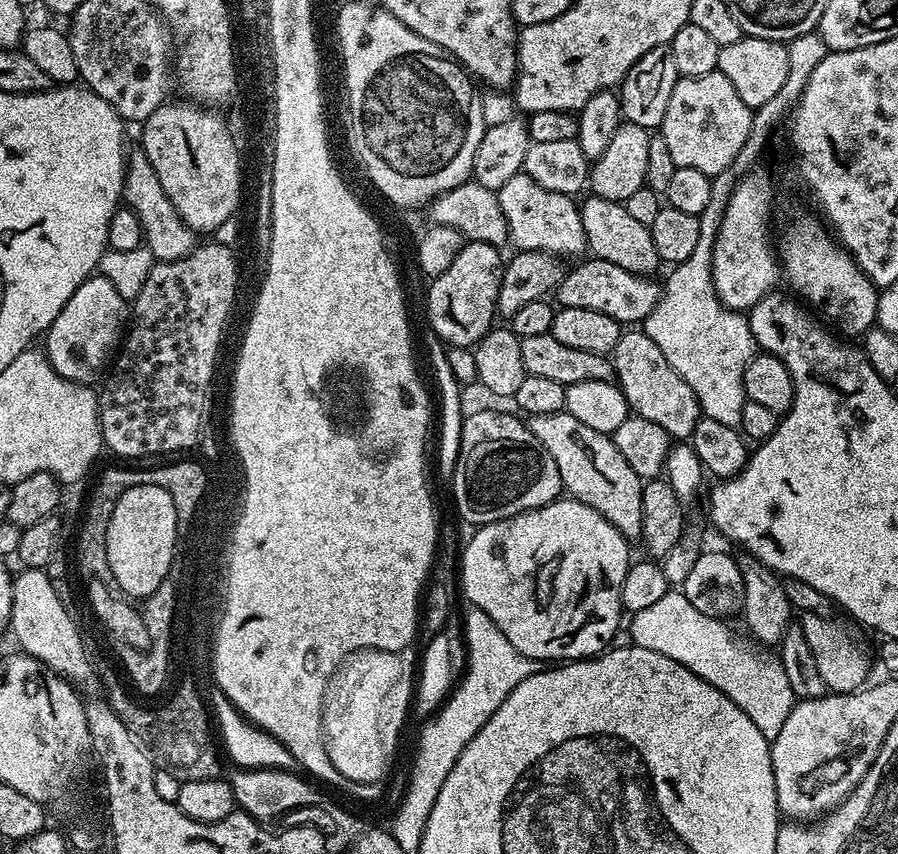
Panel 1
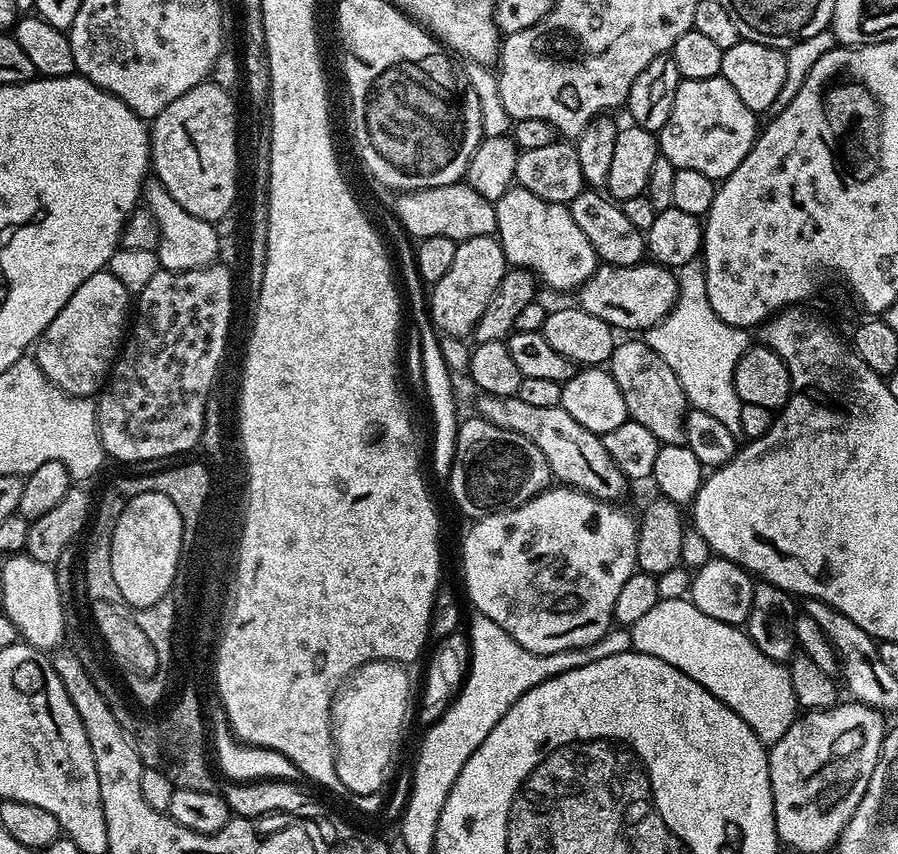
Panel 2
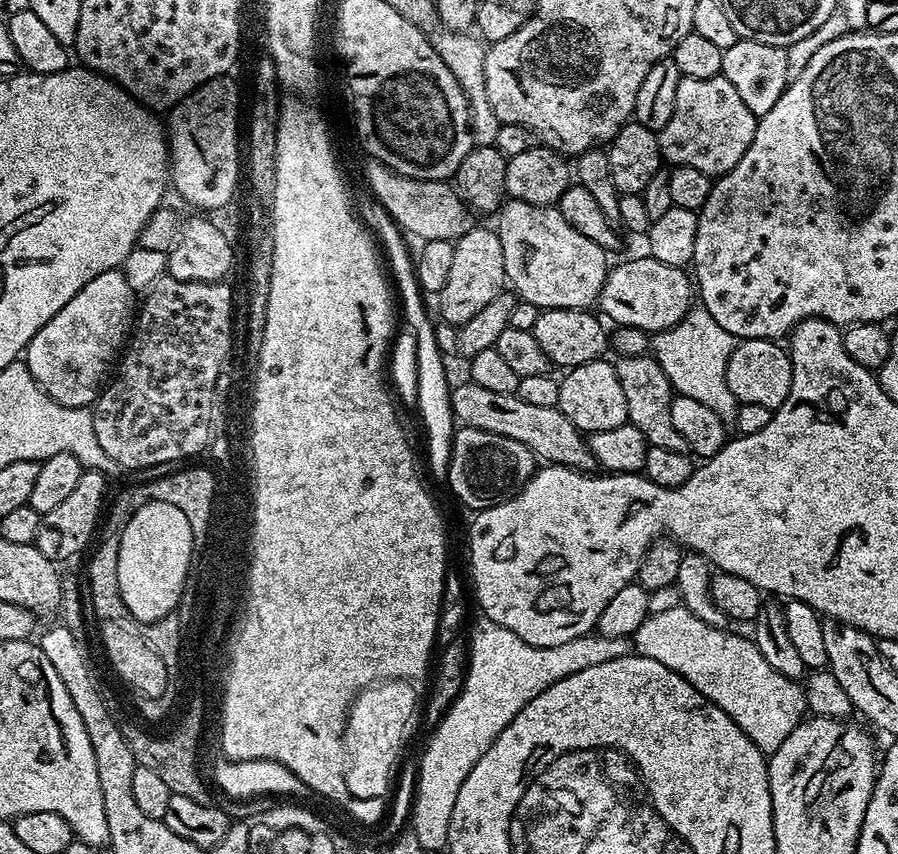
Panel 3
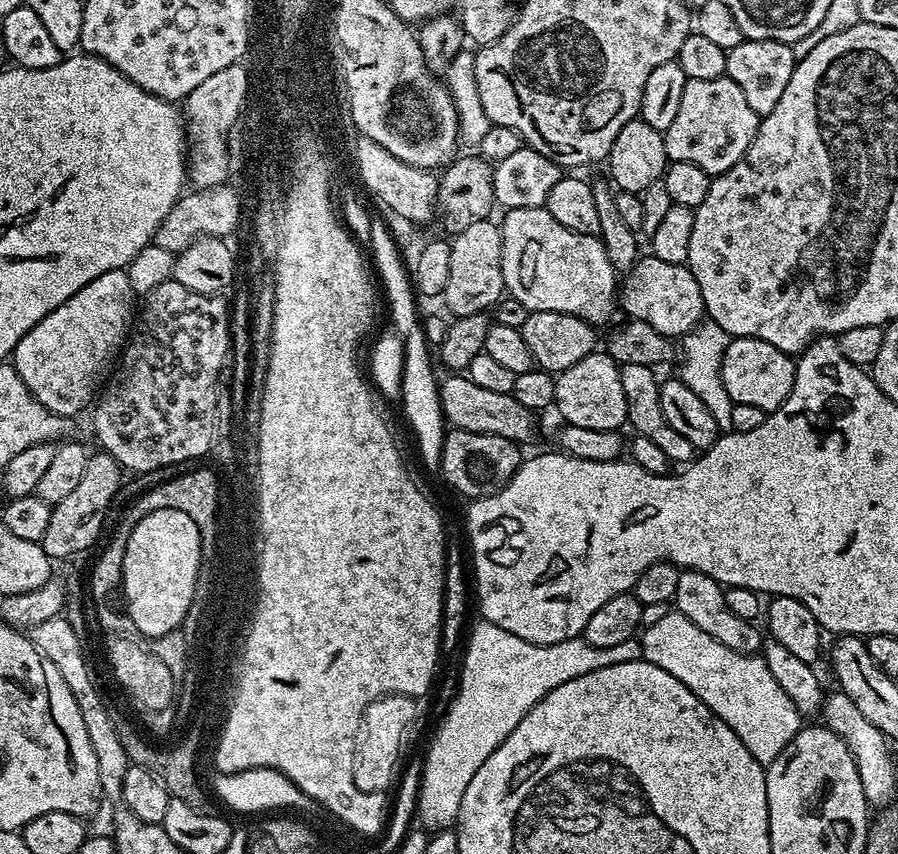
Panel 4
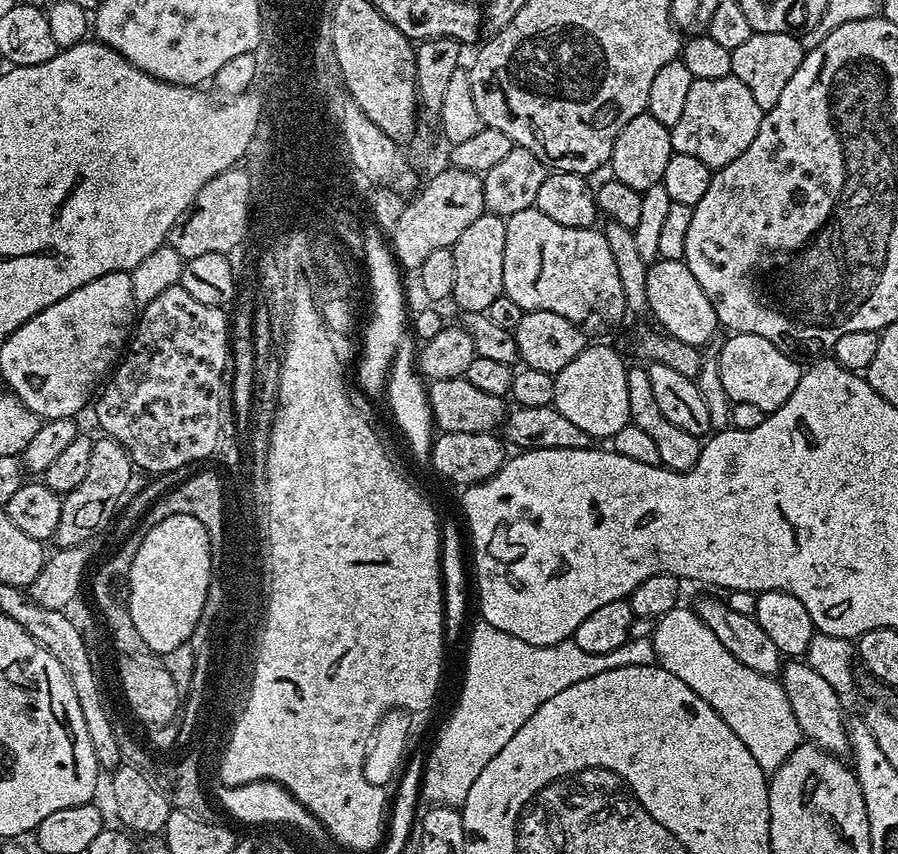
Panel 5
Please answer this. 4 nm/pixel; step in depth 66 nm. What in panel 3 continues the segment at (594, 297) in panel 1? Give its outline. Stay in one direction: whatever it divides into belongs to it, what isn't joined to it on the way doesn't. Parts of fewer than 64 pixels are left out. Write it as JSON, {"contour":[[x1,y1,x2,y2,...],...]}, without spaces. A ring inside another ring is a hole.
{"contour":[[650,254,643,255,609,267,608,277,600,291,598,308,609,321,612,319,624,328,637,328,640,332,655,334,677,324,693,307,694,280,684,268,666,266,666,262,658,262]]}

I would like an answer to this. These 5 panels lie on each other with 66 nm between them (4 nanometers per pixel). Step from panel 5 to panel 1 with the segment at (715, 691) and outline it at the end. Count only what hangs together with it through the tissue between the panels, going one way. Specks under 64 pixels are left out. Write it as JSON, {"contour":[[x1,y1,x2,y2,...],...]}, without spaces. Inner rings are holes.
{"contour":[[670,590,665,596,658,598,658,602,654,602,654,606,646,606,646,610,631,613,630,620,632,620,632,625,630,625,632,642,635,647,658,650,658,654,666,654,666,658,674,658,674,662,686,666,686,670,690,670,694,674,698,674,698,678,710,682,710,686,722,690,722,694,726,694,726,698,730,698,730,702,734,702,734,706,738,706,738,710,742,710,746,714,746,718,750,718,750,722,754,722,754,726,758,726,758,730,762,730,762,734,768,741,771,742,778,734,778,730,782,730,786,718,790,718,790,710,797,698,791,692,786,672,775,655,767,656,767,651,761,650,759,647,751,648,746,641,739,640,727,628,727,623,723,619,702,614,697,607,687,601,683,591,680,590]]}

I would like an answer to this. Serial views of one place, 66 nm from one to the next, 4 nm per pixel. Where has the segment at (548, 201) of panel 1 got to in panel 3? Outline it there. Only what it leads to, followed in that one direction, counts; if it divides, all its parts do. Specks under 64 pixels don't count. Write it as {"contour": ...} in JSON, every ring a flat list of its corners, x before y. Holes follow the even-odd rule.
{"contour":[[508,198,503,201,499,216,504,274,520,300,530,302,541,310,588,310,599,301,604,280,608,277,610,260,604,257,607,256,605,249,590,242,586,234,574,230,574,226,562,218,559,207]]}

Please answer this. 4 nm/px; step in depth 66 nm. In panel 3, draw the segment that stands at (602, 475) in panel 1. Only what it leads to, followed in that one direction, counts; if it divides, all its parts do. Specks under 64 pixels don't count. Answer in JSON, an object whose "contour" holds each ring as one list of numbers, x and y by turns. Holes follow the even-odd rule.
{"contour":[[471,382,456,384,451,389,451,398,452,413,465,428,490,430,490,434,514,438,530,449,533,456,548,464,562,464,585,474,597,467,588,449,587,439,579,428,573,426,570,418,560,412,559,407,533,406,530,402,522,402,522,398,518,398,515,392,498,394,495,390,486,390,486,386]]}

